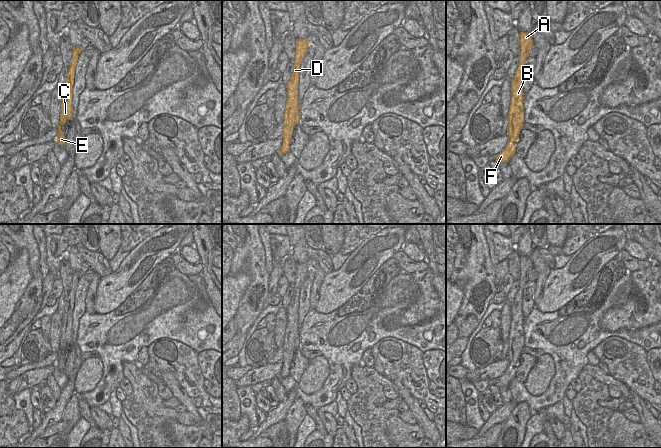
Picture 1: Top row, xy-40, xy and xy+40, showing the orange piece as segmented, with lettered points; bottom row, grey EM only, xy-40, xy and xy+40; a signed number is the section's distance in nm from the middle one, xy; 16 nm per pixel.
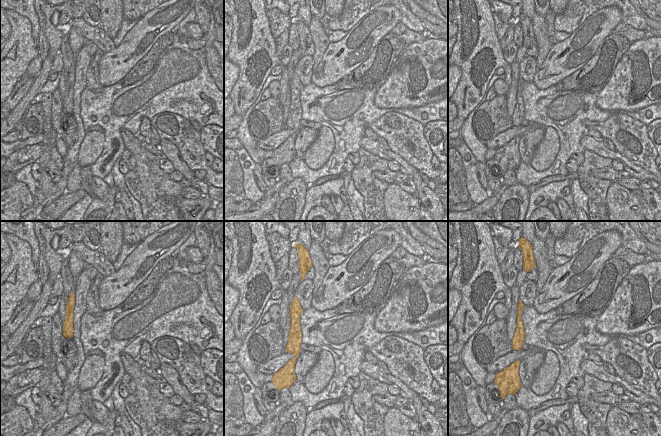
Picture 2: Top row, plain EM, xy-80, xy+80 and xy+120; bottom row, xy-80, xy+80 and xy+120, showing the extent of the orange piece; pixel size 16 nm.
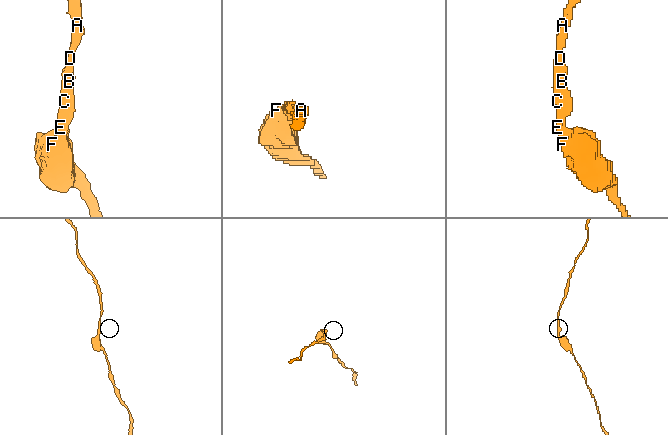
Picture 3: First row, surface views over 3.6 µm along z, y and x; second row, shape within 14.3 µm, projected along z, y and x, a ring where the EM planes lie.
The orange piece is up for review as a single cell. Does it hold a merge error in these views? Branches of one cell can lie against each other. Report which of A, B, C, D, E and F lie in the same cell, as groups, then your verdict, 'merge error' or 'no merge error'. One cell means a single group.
groups A B C D E F; no merge error

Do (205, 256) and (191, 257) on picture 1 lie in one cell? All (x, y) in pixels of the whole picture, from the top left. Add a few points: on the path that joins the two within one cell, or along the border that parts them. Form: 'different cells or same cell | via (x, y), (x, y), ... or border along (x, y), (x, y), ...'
different cells | border along (194, 246), (200, 261)

